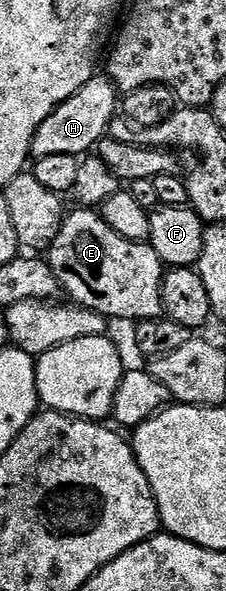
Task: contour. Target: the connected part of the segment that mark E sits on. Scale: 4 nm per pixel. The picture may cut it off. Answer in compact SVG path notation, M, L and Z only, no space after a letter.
M78 208L75 211L75 214L67 213L63 217L60 232L48 251L50 267L65 297L71 303L100 312L108 320L127 318L130 324L137 324L149 318L163 317L164 263L158 253L147 243L124 240L124 236L112 232L112 228L108 228L108 224L102 219L101 213L90 208Z

